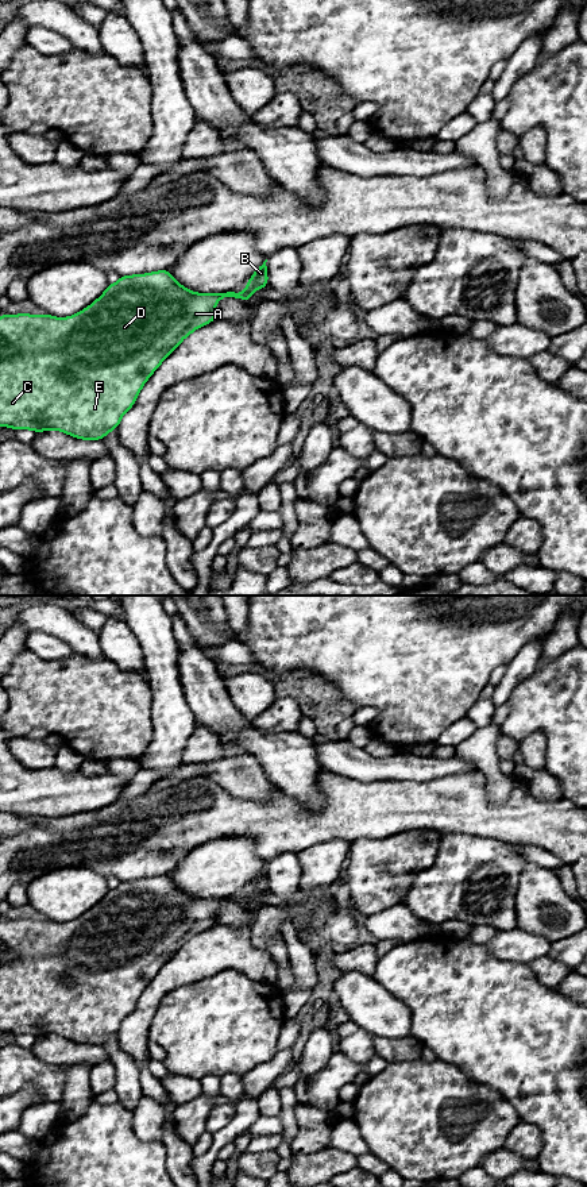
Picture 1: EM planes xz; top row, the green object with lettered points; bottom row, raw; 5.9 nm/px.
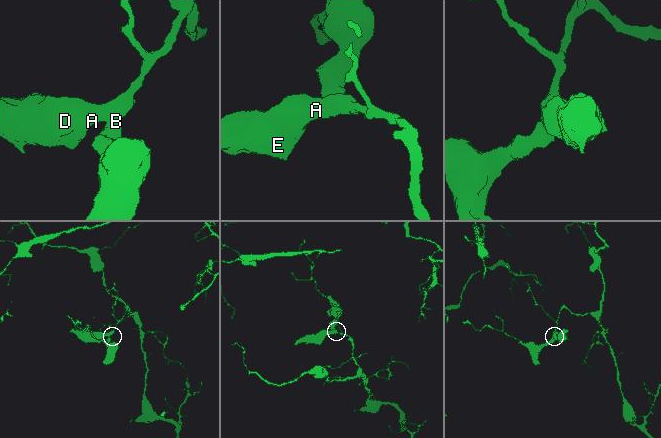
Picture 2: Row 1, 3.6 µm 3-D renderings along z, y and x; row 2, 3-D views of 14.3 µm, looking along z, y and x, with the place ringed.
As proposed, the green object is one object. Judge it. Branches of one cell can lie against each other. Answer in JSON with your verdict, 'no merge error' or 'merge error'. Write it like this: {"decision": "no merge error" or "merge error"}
{"decision": "merge error"}

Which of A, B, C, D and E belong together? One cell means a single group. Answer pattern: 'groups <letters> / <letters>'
groups A C D E / B

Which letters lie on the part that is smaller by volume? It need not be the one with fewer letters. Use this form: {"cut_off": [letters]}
{"cut_off": ["B"]}

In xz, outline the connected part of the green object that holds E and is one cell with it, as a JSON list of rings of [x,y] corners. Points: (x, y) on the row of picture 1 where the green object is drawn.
[[[169,269],[120,275],[89,307],[69,317],[0,315],[0,427],[34,432],[61,431],[81,440],[101,440],[117,429],[142,388],[161,363],[197,328],[217,320],[216,304],[224,297],[248,302],[250,294],[196,293],[178,284]]]

